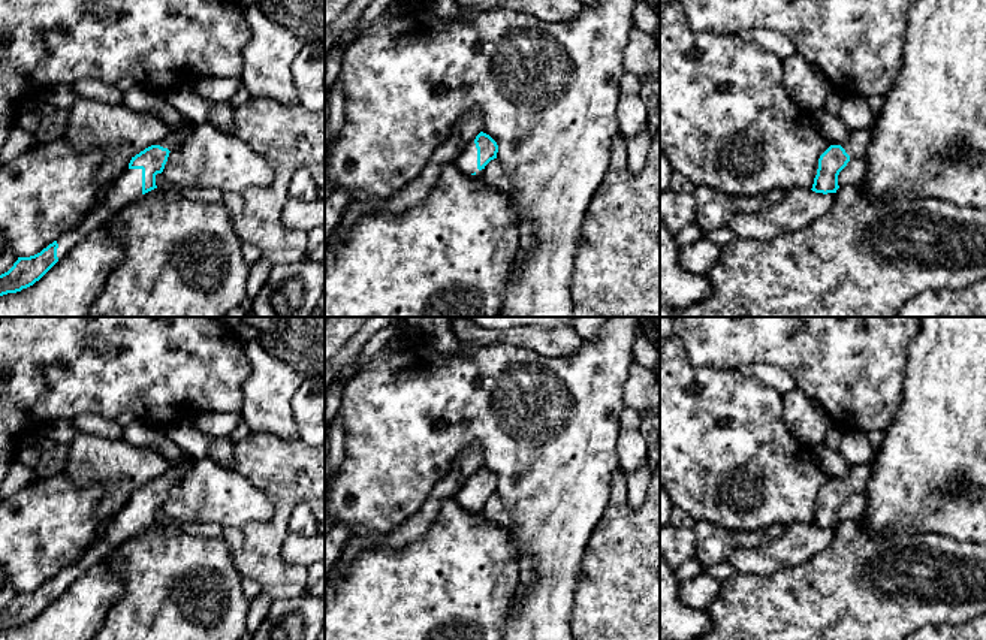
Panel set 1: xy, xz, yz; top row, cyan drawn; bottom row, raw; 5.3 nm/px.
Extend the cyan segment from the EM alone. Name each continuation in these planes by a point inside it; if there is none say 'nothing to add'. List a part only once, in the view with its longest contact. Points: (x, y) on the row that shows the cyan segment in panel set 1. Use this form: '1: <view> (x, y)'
1: xy (127, 187)

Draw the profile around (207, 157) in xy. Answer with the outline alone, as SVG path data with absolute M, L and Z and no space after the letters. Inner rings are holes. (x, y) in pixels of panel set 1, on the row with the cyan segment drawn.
M209 123L193 124L184 141L169 153L162 173L171 187L212 187L235 193L265 188L275 176L266 160L248 144Z

